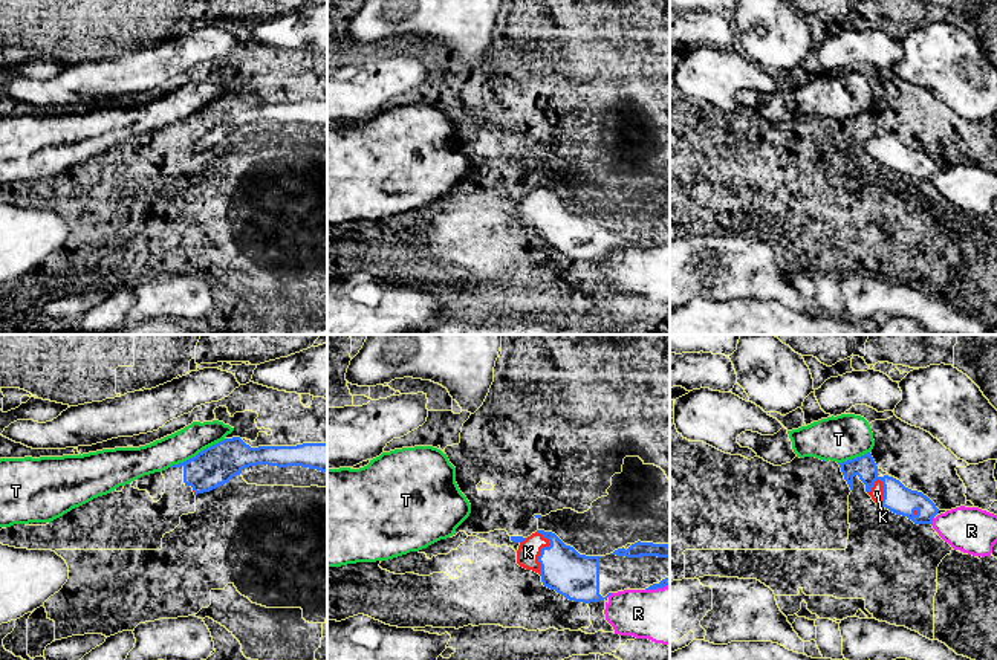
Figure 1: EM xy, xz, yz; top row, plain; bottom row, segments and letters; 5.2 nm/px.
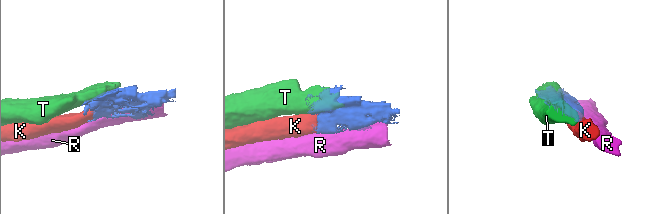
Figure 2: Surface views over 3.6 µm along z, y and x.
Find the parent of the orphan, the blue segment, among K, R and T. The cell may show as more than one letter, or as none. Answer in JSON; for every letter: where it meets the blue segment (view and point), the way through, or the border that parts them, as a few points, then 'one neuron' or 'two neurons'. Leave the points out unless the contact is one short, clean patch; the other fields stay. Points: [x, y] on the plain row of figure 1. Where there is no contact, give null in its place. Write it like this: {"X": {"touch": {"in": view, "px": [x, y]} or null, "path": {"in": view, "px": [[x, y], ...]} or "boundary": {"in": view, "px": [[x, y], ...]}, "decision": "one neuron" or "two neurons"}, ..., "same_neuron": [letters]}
{"K": {"touch": {"in": "xz", "px": [542, 208]}, "path": {"in": "xz", "px": [[575, 234], [542, 208], [528, 210]]}, "decision": "one neuron"}, "R": {"touch": {"in": "yz", "px": [932, 179]}, "decision": "two neurons"}, "T": {"touch": {"in": "xy", "px": [199, 110]}, "decision": "two neurons"}, "same_neuron": ["K"]}

